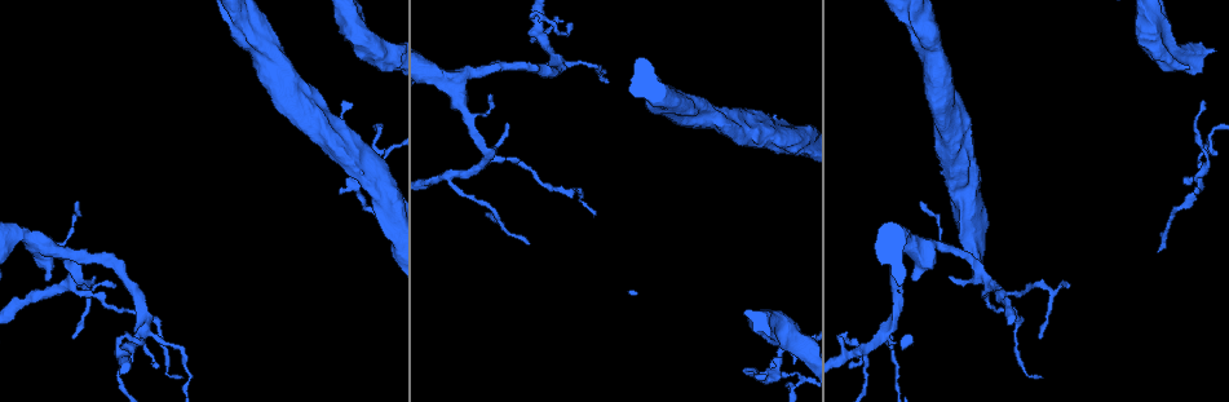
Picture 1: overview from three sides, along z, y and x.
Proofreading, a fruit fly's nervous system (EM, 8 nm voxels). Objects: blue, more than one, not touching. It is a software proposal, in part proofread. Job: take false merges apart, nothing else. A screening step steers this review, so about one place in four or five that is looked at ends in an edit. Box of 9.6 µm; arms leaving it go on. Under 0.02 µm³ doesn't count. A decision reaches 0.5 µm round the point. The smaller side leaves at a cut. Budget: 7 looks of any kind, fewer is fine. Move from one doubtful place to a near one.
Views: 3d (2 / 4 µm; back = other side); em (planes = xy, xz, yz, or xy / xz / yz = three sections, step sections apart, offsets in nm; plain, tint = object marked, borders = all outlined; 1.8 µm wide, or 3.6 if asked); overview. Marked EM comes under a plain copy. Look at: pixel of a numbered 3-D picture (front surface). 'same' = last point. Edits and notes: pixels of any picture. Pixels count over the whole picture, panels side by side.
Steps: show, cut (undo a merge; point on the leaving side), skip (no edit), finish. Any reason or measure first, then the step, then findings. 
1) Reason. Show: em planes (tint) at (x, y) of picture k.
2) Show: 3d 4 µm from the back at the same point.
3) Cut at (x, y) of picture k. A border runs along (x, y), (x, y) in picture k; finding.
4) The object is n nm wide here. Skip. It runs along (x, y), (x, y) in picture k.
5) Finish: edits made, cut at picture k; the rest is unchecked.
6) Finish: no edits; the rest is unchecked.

Show: em planes (borders) at (132, 360) of picture 1.

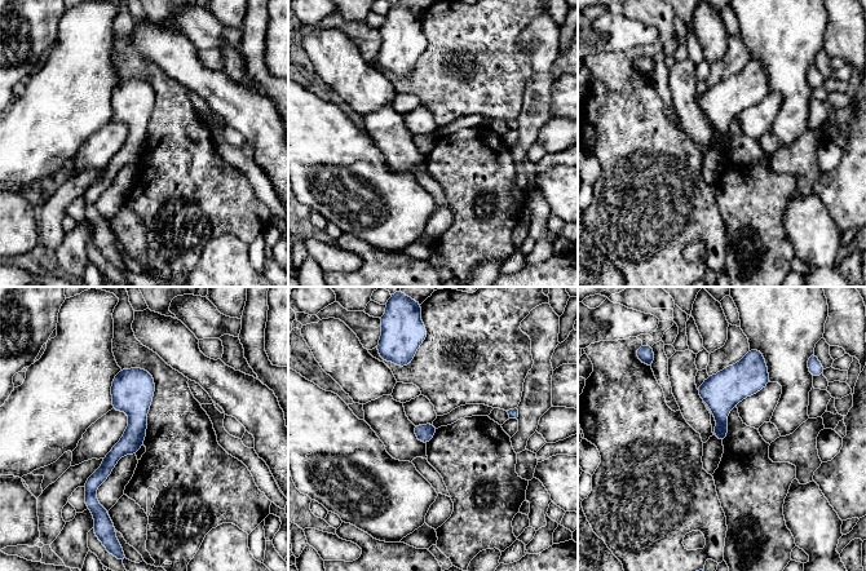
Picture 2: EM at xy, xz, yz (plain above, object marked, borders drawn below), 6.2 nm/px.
The object is 110 nm wide here. Skip. It runs along (142, 372), (136, 433), (92, 488) in picture 2; continuous, no second neuron.

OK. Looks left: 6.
Four-way junction. Show: em planes (tint) at (907, 244) of picture 1.

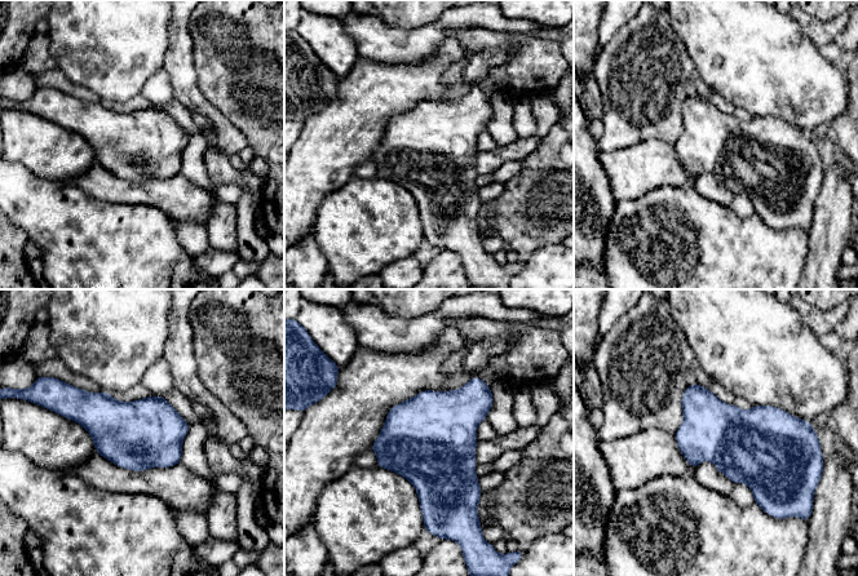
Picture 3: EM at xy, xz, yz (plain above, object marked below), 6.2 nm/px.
Skip. Continuous, no second neuron.

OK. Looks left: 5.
Three-way junction. Show: 3d 2 µm at (483, 163) of picture 1.

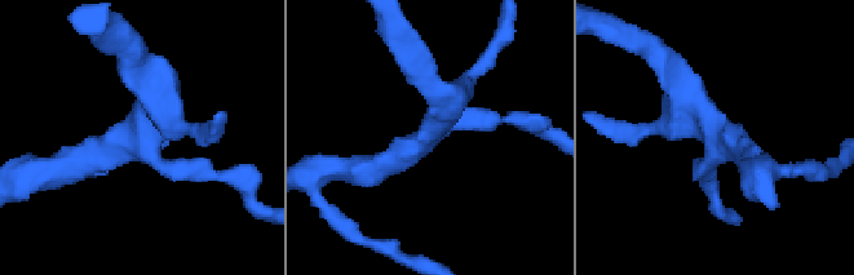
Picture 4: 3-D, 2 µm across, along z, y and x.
Need the tissue. Show: em planes (tint) at (434, 126) of picture 4.

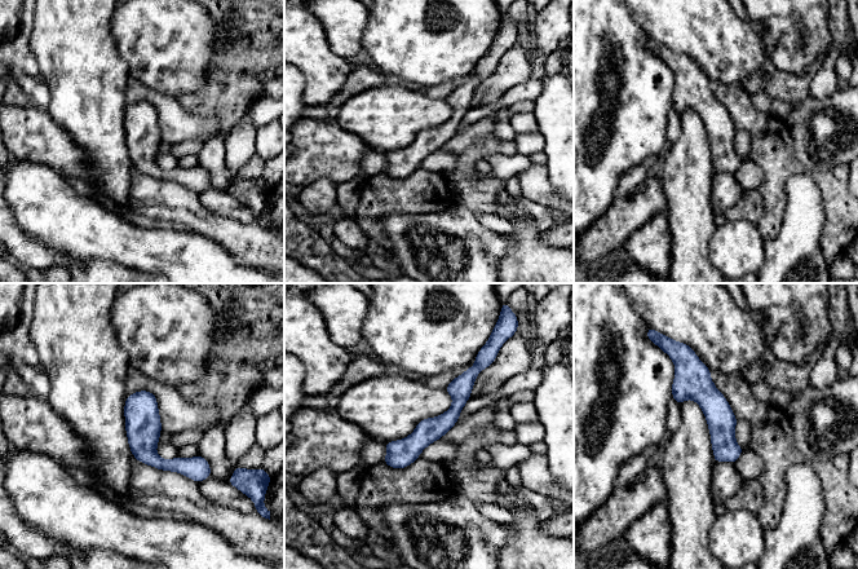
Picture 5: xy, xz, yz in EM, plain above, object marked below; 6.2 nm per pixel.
The object is 160 nm wide here. Skip. It runs along (476, 367), (455, 410), (388, 461) in picture 5; all the same neuron.

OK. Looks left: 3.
Finish: no edits; the rest is unchecked.

